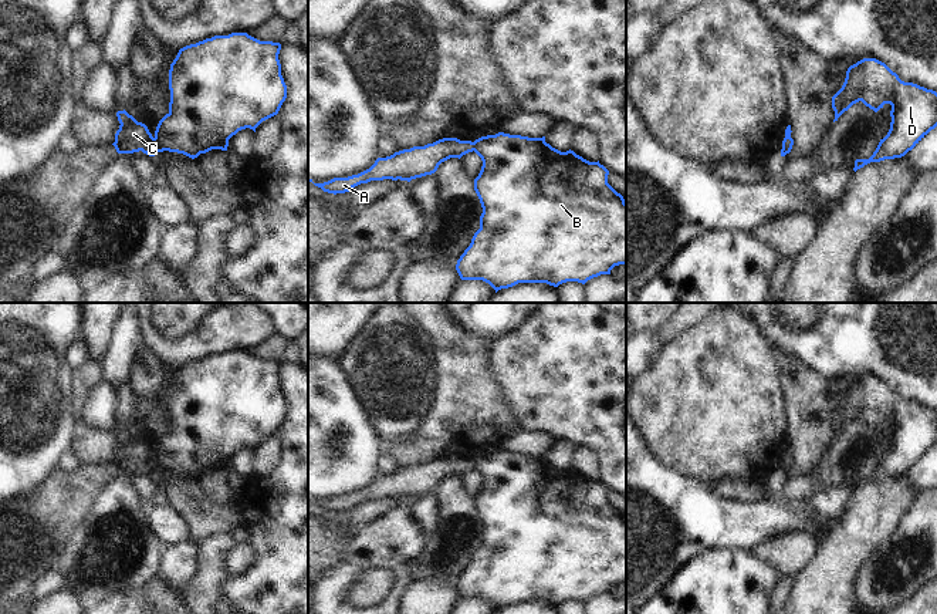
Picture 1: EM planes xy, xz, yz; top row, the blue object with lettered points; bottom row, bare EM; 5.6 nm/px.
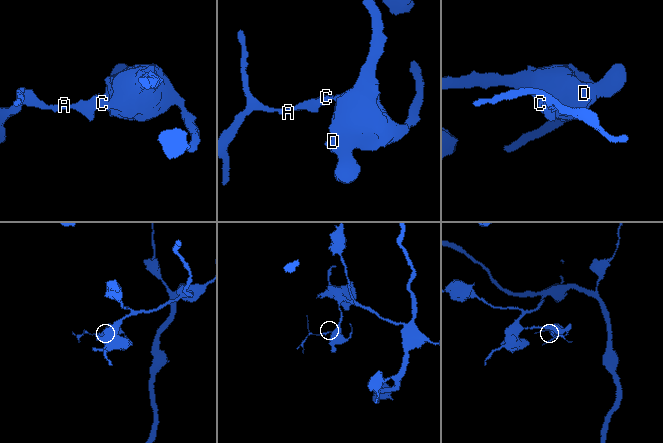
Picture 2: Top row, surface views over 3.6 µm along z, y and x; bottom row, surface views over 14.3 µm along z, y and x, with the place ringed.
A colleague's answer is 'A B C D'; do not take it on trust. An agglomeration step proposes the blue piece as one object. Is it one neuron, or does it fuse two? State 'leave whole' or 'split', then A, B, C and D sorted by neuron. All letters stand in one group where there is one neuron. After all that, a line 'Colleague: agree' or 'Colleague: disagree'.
split; A C / B D
Colleague: disagree

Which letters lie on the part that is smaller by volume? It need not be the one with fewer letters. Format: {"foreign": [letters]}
{"foreign": ["A", "C"]}

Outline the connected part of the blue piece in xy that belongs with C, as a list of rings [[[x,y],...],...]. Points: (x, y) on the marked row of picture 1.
[[[125,109],[116,112],[119,121],[119,129],[115,134],[115,142],[112,144],[118,154],[133,154],[142,151],[149,156],[155,156],[156,141],[149,132],[148,126],[138,122]]]

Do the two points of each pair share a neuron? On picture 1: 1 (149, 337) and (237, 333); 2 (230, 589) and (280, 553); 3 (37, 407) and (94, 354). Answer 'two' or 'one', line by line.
1: one
2: one
3: two

